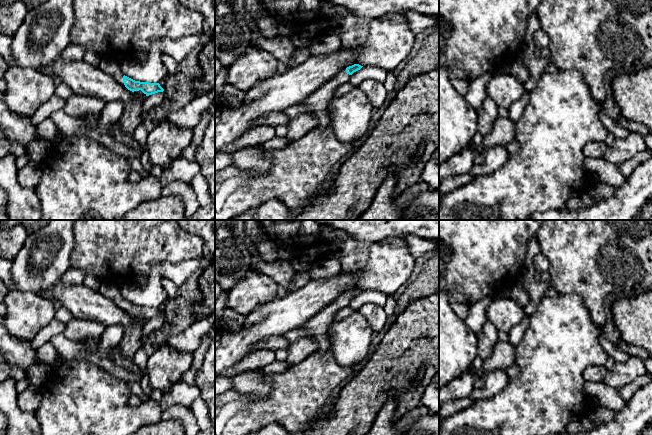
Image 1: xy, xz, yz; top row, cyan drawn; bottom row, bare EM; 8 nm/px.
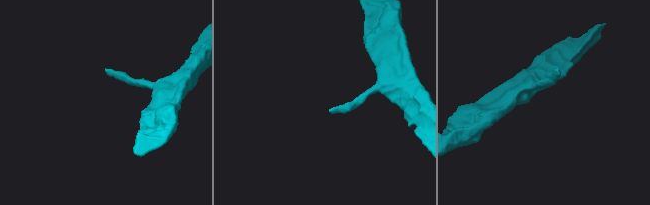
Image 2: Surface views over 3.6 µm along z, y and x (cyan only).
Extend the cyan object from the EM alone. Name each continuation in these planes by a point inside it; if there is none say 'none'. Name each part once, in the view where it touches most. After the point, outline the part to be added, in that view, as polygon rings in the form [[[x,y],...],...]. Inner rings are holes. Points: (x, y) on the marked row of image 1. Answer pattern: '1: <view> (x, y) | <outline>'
1: xy (110, 65) | [[[115,56],[102,57],[98,68],[102,70],[103,72],[105,72],[106,74],[112,76],[121,85],[125,86],[123,82],[124,74],[122,73],[120,69],[120,65],[117,60],[117,57]]]

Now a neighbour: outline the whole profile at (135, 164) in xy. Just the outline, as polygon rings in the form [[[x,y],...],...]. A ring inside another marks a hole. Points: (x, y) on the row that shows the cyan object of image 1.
[[[128,158],[128,161],[129,161],[131,169],[134,171],[137,171],[142,178],[149,174],[147,171],[143,169],[139,158]]]

